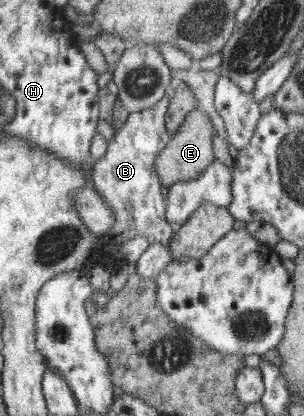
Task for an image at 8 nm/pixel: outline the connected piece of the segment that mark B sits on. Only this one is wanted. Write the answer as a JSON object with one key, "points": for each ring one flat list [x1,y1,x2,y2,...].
{"points":[[171,94,166,95,159,103,156,103,152,108,144,109,143,111,136,111,131,114,121,129,115,130,112,140,109,142,109,151,105,157,101,157,95,165,93,165,90,172,91,186,99,193,99,196,105,200,113,209,115,214,115,225,111,231,101,235,96,239,95,245,97,248,93,249,93,255,89,257,87,263,103,261,111,264,117,264,116,255,113,252,107,250,107,253,101,253,105,250,105,237,113,237,111,239,114,247,120,247,124,245,128,239,137,238,138,236,144,236,151,244,162,243,168,245,174,235,175,229,172,228,172,224,169,223,166,216,166,210,168,209,168,203,165,203,165,195,163,195,163,185,157,171,156,161,157,157,161,155,161,151,165,150,165,147,169,146,169,142,174,138,174,131,168,130,167,117,170,116,171,111,169,109,169,99]]}

